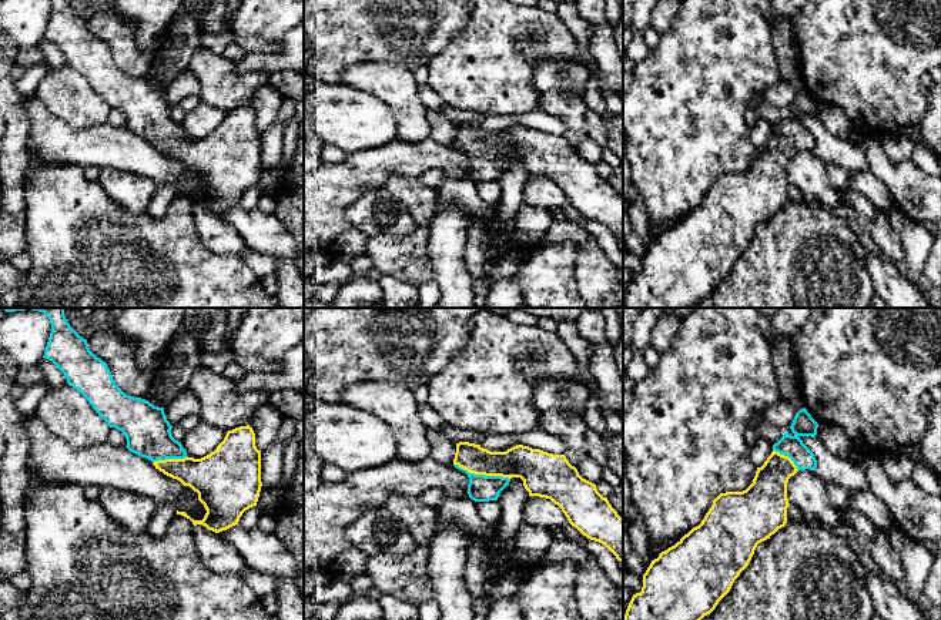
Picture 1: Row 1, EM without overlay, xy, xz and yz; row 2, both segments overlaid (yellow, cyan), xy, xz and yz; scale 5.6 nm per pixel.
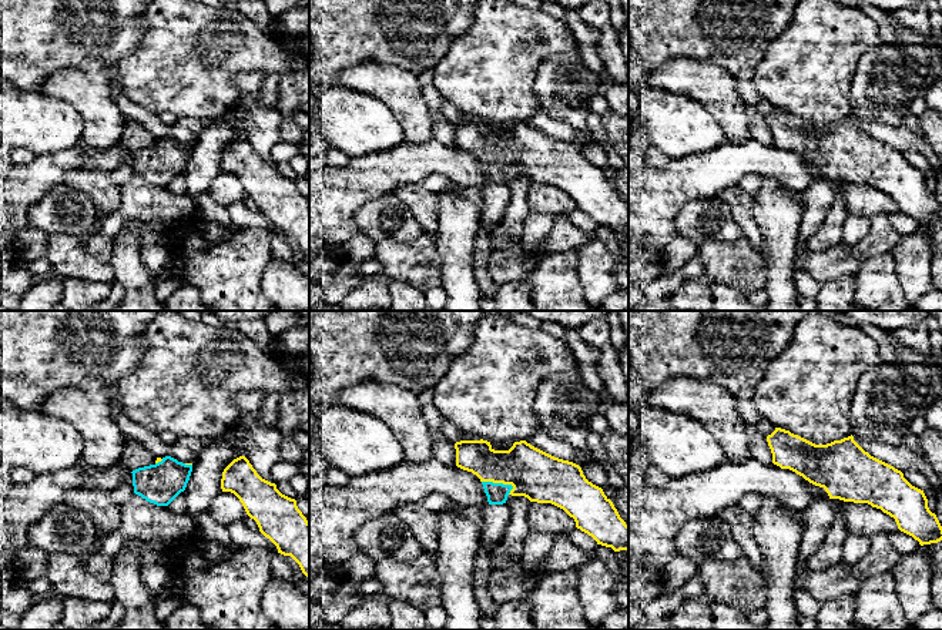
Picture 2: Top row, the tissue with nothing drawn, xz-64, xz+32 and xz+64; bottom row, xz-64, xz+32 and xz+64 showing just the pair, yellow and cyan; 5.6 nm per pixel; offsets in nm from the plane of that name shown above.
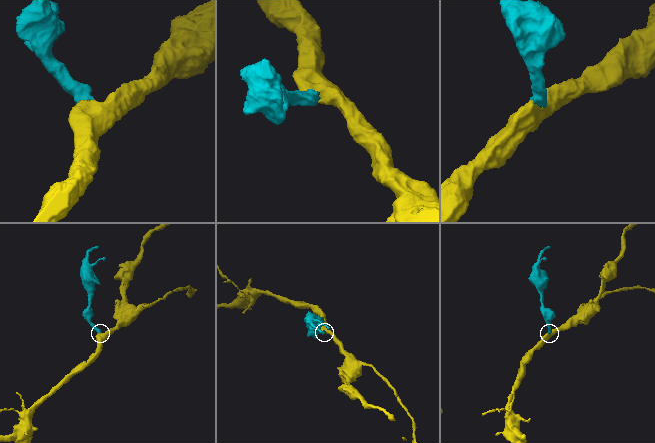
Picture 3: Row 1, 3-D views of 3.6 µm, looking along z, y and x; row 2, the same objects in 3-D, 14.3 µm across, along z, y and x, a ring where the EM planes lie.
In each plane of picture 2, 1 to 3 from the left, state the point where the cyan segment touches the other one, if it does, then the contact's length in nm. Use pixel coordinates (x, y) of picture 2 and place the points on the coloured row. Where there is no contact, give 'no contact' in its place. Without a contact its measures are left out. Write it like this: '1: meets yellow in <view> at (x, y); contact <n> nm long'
1: meets yellow in xz-64 at (158, 461); contact 50 nm long
2: meets yellow in xz+32 at (498, 482); contact 190 nm long
3: no contact

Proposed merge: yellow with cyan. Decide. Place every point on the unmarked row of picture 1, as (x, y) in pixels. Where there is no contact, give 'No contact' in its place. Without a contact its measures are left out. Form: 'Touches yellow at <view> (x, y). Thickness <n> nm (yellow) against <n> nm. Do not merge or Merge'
Touches yellow at xz (482, 154). Thickness 180 nm (yellow) against 150 nm. Merge

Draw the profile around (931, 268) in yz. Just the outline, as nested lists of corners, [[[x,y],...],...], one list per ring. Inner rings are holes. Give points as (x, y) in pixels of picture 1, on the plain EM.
[[[934,231],[932,247],[922,272],[935,286],[941,288],[941,232]]]

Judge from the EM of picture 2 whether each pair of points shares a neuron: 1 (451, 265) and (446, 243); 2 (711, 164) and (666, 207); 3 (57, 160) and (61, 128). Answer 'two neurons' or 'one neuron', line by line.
1: one neuron
2: one neuron
3: two neurons

